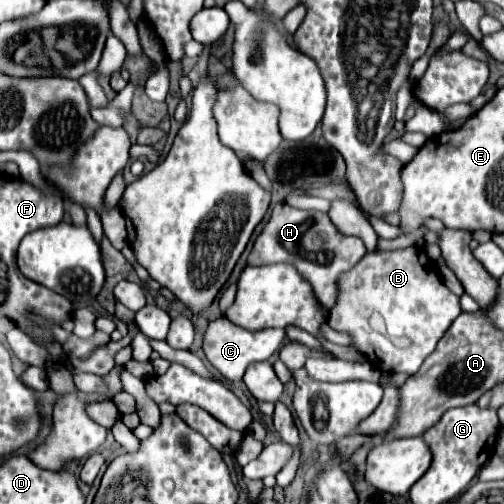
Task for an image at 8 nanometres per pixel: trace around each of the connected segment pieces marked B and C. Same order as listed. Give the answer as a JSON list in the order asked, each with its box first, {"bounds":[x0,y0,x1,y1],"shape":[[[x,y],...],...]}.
[{"bounds":[328,246,462,374],"shape":[[[418,246],[392,252],[368,252],[348,274],[340,276],[338,302],[328,316],[328,324],[334,330],[346,332],[352,346],[366,356],[366,360],[380,372],[404,372],[416,374],[422,362],[434,352],[438,340],[450,328],[450,324],[462,314],[458,296],[452,294],[438,276],[436,264]]]},{"bounds":[204,318,288,382],"shape":[[[218,318],[208,324],[206,334],[204,334],[204,354],[210,360],[210,364],[226,378],[232,382],[240,382],[248,364],[252,362],[264,362],[268,360],[276,350],[282,348],[284,340],[288,340],[284,328],[266,328],[258,332],[244,330],[242,326],[232,324],[228,318]]]}]

